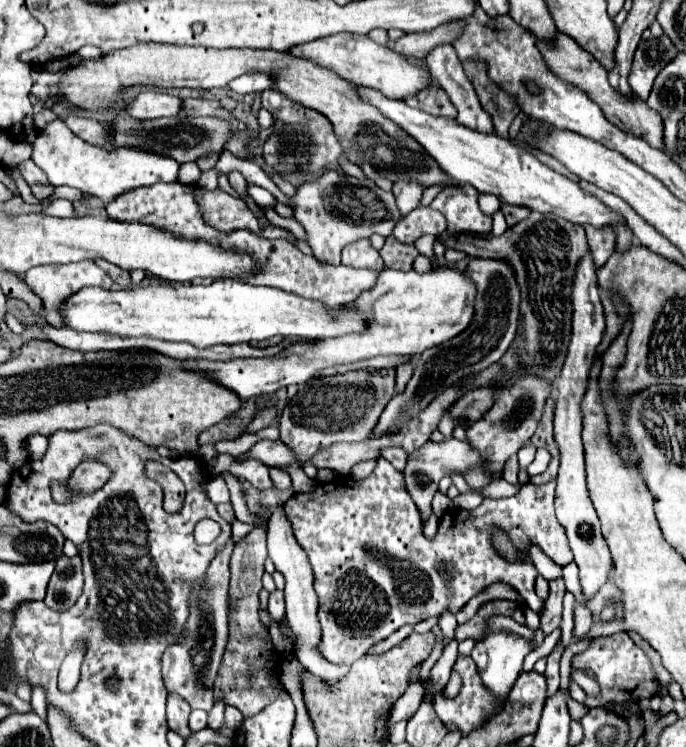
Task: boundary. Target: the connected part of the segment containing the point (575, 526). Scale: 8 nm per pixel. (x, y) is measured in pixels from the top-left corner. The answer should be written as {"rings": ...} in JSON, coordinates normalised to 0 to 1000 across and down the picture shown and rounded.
{"rings":[[[860,340],[848,345],[848,353],[843,356],[843,369],[837,378],[837,426],[834,426],[834,452],[828,477],[822,485],[822,493],[816,498],[816,506],[810,509],[813,519],[813,535],[810,535],[810,557],[808,557],[808,589],[816,600],[816,629],[810,637],[810,691],[813,699],[822,704],[828,718],[828,731],[837,742],[837,752],[845,760],[845,779],[851,787],[851,795],[869,795],[878,782],[883,782],[889,760],[892,760],[892,744],[886,736],[886,728],[875,712],[875,699],[869,691],[869,683],[863,677],[863,669],[857,664],[854,653],[854,632],[851,632],[851,600],[848,600],[848,557],[845,557],[845,535],[854,525],[857,501],[863,493],[863,482],[869,479],[869,466],[880,450],[880,412],[875,407],[875,388],[869,378],[869,359],[860,348]]]}

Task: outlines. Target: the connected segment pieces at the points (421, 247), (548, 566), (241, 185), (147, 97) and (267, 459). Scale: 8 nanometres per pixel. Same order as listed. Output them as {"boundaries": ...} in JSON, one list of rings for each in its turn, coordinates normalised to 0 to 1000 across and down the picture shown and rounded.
{"boundaries":[[[[621,313],[621,316],[615,316],[612,321],[606,321],[606,324],[603,324],[603,329],[609,332],[609,337],[612,337],[612,340],[624,343],[627,348],[633,348],[633,337],[630,337],[630,327],[633,327],[633,321],[636,321],[633,316],[624,316],[624,313]]],[[[773,734],[773,744],[778,750],[778,758],[784,763],[784,768],[793,774],[793,776],[810,776],[810,774],[819,774],[819,760],[813,760],[813,755],[808,755],[799,744],[790,744],[790,739],[784,739],[784,734]]],[[[341,228],[341,230],[335,230],[335,233],[332,233],[332,241],[335,241],[338,252],[341,252],[350,262],[356,262],[356,260],[359,260],[359,252],[362,252],[362,249],[359,249],[359,241],[356,241],[356,236],[353,236],[350,230],[344,230],[344,228]]],[[[204,123],[192,137],[181,142],[181,150],[201,161],[257,155],[262,147],[265,147],[262,131],[233,123]]],[[[376,589],[356,613],[376,613],[391,624],[417,624],[429,618],[429,610],[423,610],[423,602],[411,589]]]]}

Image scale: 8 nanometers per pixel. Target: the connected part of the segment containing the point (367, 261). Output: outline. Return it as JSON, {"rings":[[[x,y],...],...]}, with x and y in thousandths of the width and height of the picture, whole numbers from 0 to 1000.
{"rings":[[[522,321],[499,335],[499,353],[513,359],[539,359],[548,364],[557,364],[560,351],[554,340],[542,332],[539,321]]]}

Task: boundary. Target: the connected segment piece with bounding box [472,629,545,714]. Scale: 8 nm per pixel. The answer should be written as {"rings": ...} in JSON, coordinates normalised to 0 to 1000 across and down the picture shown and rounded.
{"rings":[[[783,842],[778,850],[778,859],[767,859],[758,849],[749,849],[749,846],[714,846],[706,857],[694,859],[691,870],[688,870],[688,884],[700,900],[700,908],[703,908],[703,916],[711,921],[711,926],[720,932],[720,940],[726,942],[723,948],[723,956],[732,953],[732,945],[738,940],[738,932],[743,926],[743,921],[749,918],[752,908],[758,905],[758,897],[761,897],[761,886],[764,886],[764,878],[770,873],[776,873],[780,869],[778,865],[787,865],[794,854],[794,849]]]}

